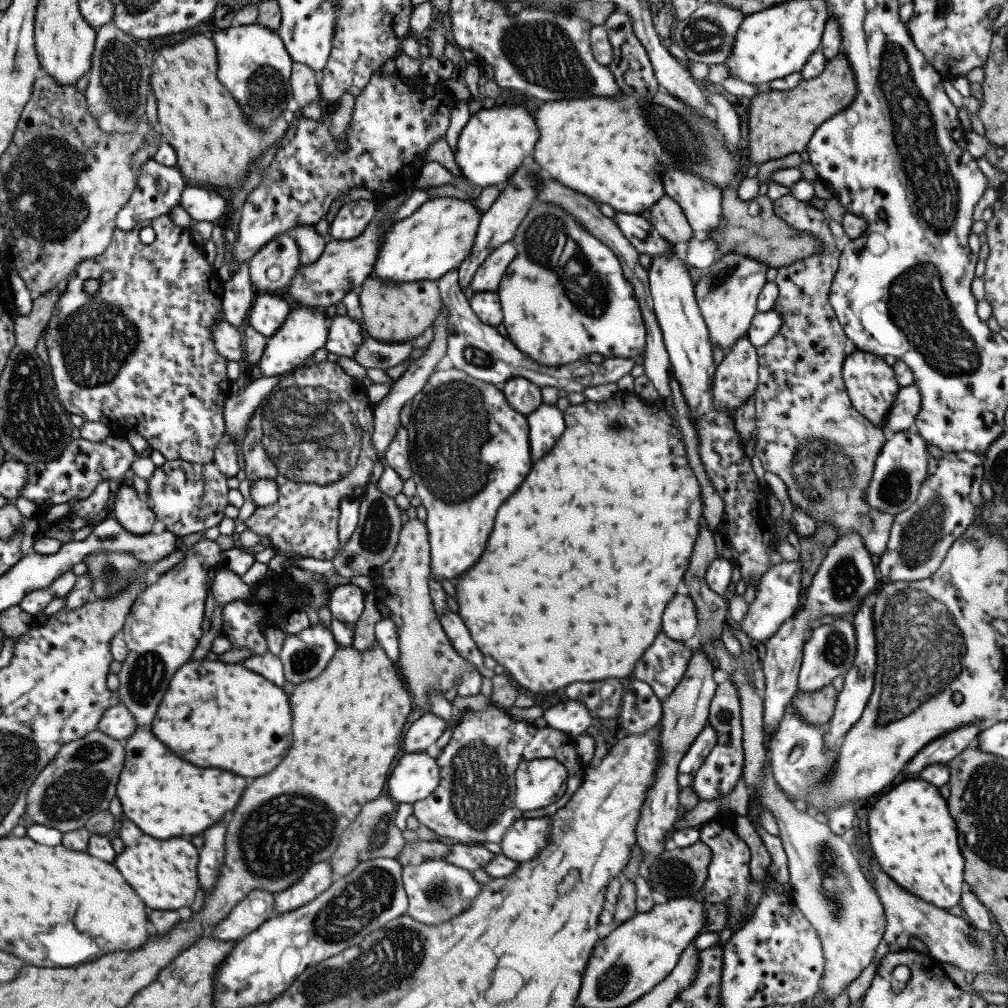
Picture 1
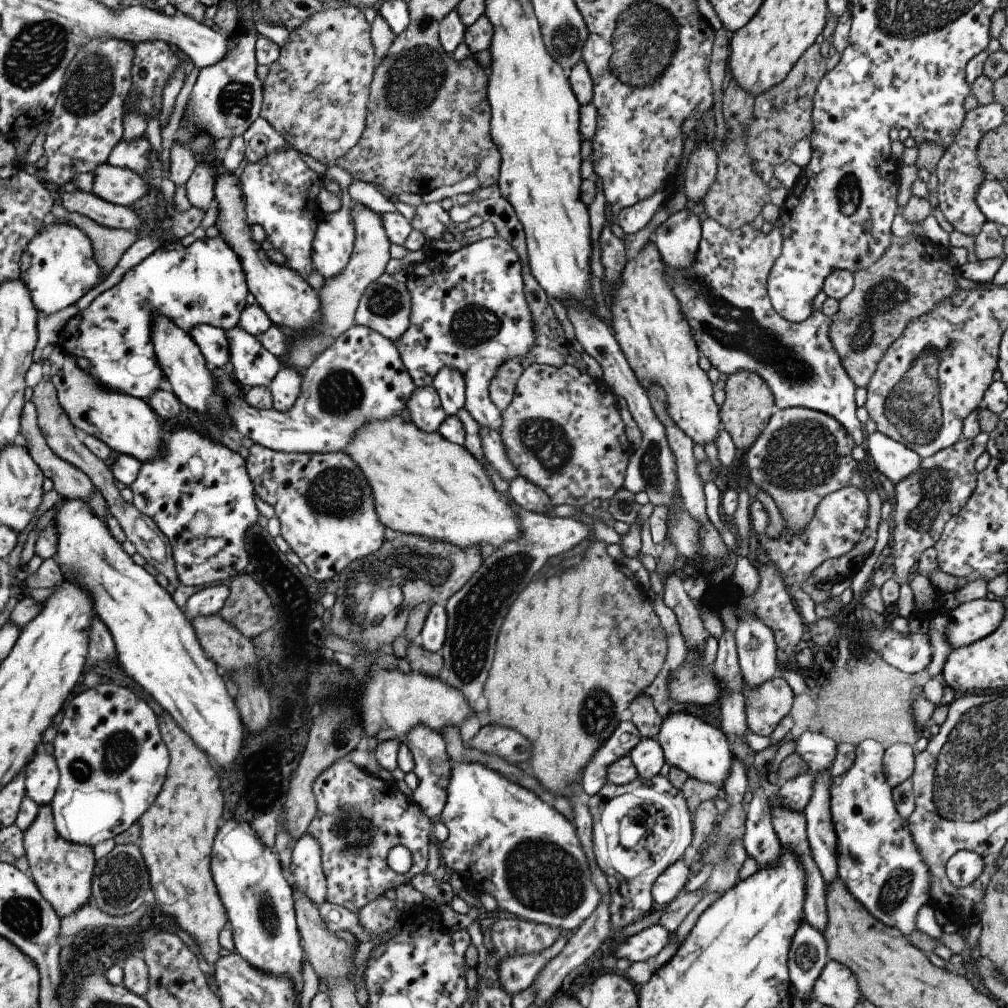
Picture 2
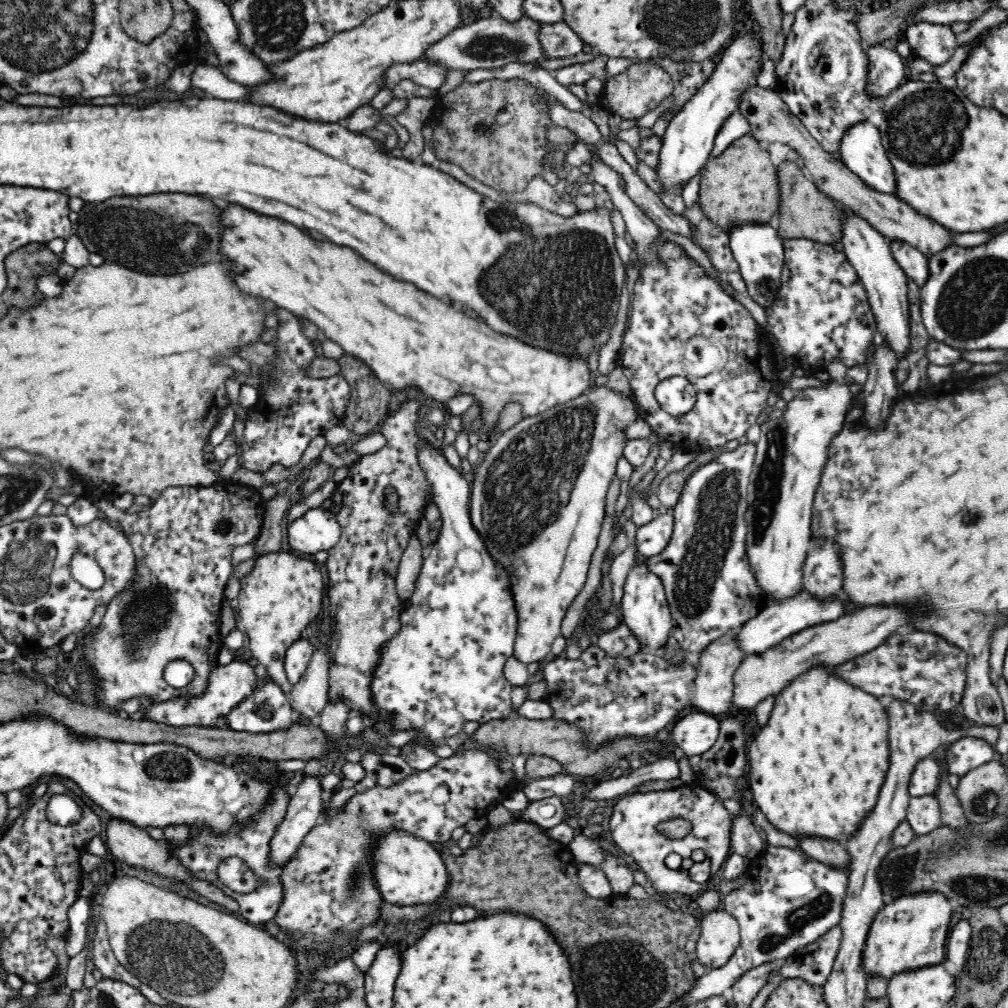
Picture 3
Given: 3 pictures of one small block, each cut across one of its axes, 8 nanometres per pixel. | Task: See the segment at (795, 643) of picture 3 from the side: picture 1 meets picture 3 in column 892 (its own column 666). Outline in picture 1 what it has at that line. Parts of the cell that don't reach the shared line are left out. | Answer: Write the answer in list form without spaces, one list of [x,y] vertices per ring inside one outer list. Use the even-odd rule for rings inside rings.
[[[676,596],[662,618],[662,626],[668,638],[685,643],[697,633],[697,608],[690,596]]]

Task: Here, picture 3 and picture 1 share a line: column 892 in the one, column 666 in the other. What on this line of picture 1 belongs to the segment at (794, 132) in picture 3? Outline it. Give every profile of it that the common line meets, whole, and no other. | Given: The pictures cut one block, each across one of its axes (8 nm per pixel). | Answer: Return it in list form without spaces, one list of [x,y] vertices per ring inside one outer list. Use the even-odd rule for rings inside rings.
[[[666,194],[646,215],[659,236],[672,244],[690,241],[693,238],[693,229],[682,213],[680,204]]]

